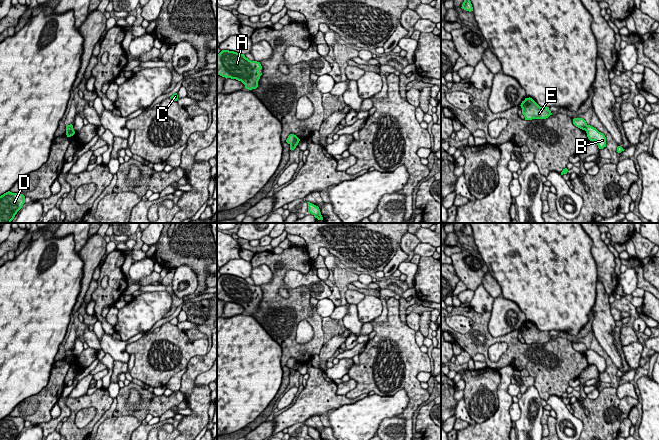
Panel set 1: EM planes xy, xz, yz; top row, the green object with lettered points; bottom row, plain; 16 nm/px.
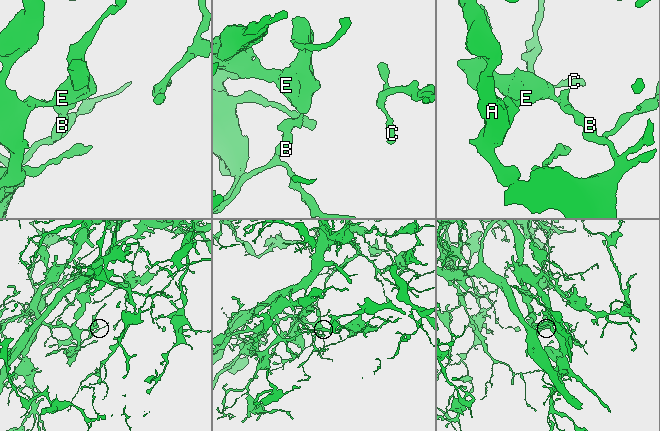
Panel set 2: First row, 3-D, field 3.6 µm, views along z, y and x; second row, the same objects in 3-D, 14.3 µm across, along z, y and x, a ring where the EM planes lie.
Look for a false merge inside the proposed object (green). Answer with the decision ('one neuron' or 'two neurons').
two neurons

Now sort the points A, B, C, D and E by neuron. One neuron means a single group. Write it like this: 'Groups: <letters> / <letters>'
Groups: A D E / B C

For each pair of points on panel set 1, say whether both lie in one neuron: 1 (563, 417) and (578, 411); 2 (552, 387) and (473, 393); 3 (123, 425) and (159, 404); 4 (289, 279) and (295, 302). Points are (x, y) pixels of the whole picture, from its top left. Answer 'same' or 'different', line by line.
1: different
2: different
3: different
4: different

